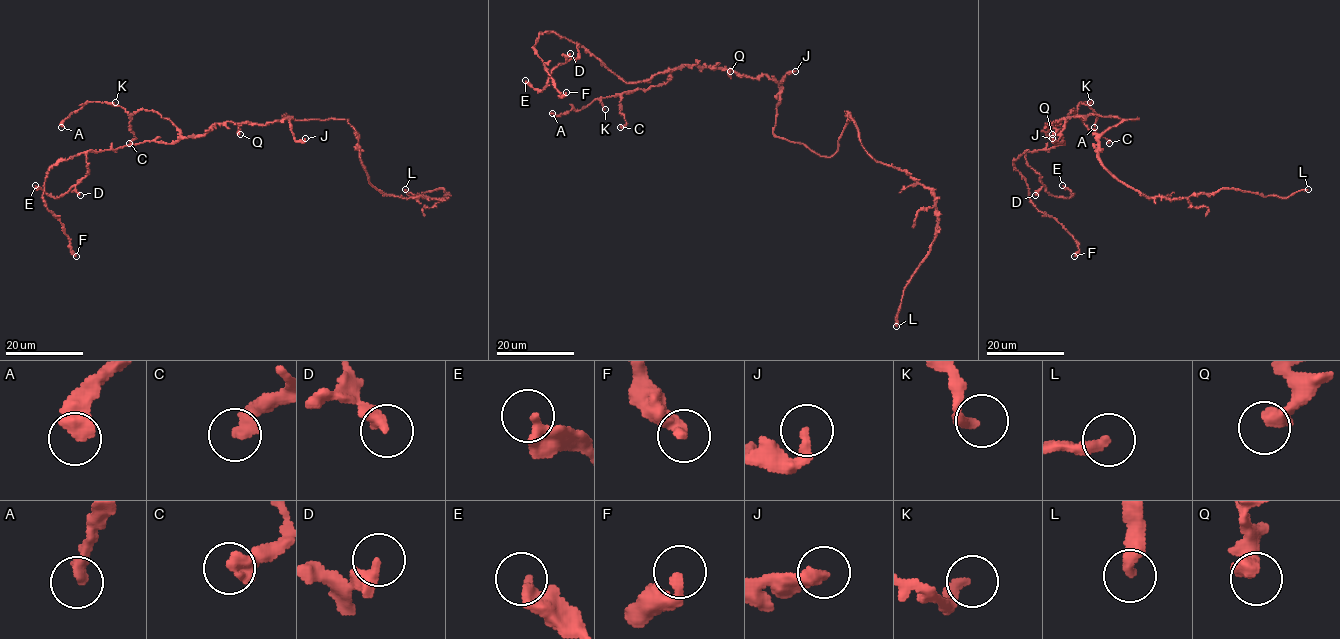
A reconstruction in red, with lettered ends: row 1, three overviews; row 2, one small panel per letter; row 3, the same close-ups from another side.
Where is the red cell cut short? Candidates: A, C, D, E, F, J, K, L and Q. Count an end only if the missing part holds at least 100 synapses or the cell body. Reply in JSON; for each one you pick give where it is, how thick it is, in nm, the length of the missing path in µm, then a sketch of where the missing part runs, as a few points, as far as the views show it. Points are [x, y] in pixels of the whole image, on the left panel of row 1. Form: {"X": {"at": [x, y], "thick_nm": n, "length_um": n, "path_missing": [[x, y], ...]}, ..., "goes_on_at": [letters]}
{"L": {"at": [405, 189], "thick_nm": 340, "length_um": 250}, "goes_on_at": ["L"]}

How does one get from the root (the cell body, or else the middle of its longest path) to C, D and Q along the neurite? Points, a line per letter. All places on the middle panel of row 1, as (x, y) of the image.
C: (776, 115), (779, 85), (764, 75), (680, 65), (666, 82), (622, 95), (626, 123), (620, 127)
D: (776, 115), (779, 85), (764, 75), (680, 65), (626, 82), (578, 43), (578, 57), (567, 61), (570, 53)
Q: (776, 115), (779, 99), (776, 82), (764, 75), (738, 77), (732, 71), (729, 74), (730, 71)

